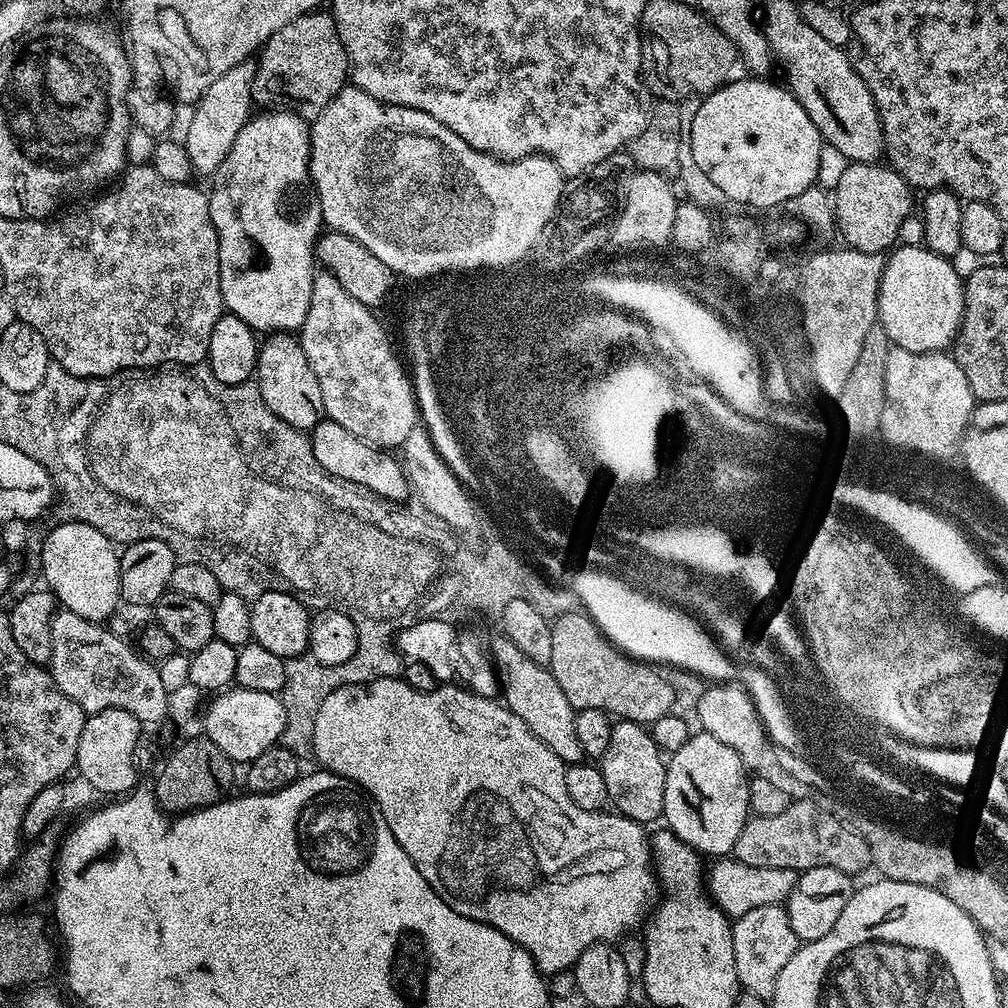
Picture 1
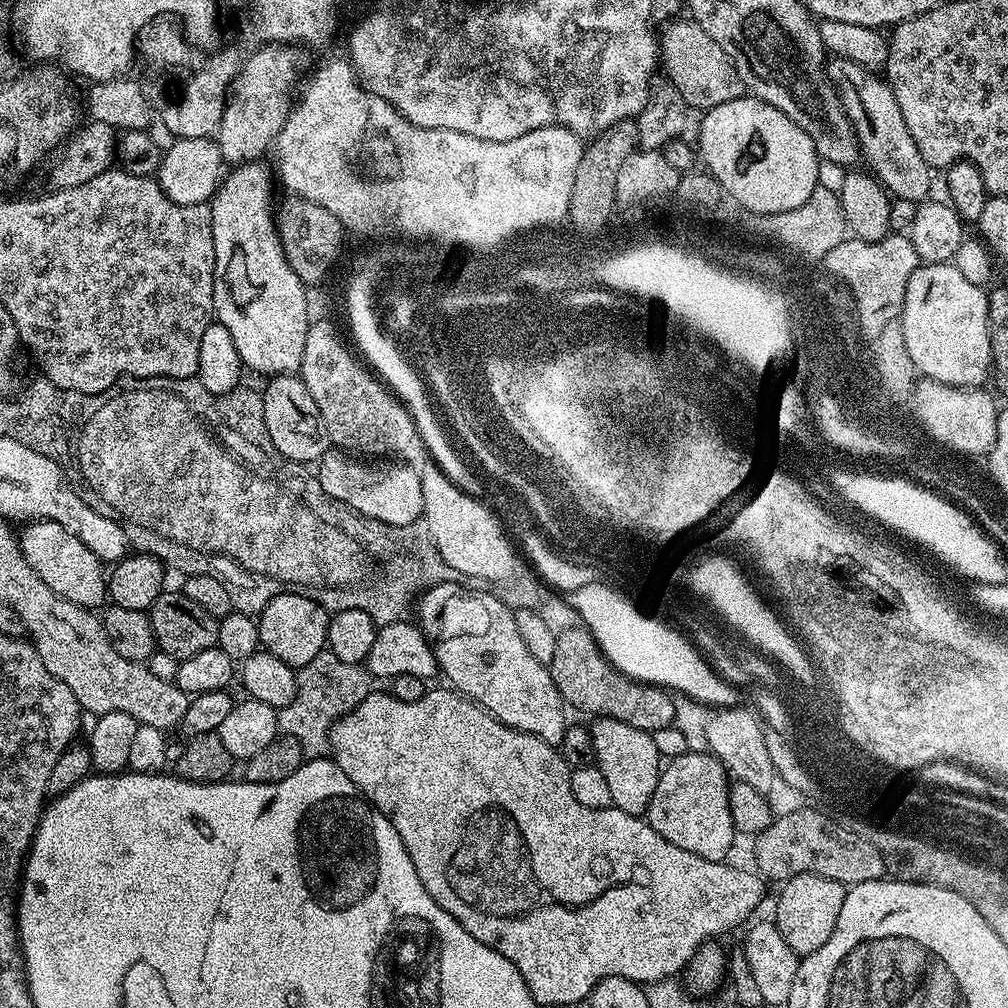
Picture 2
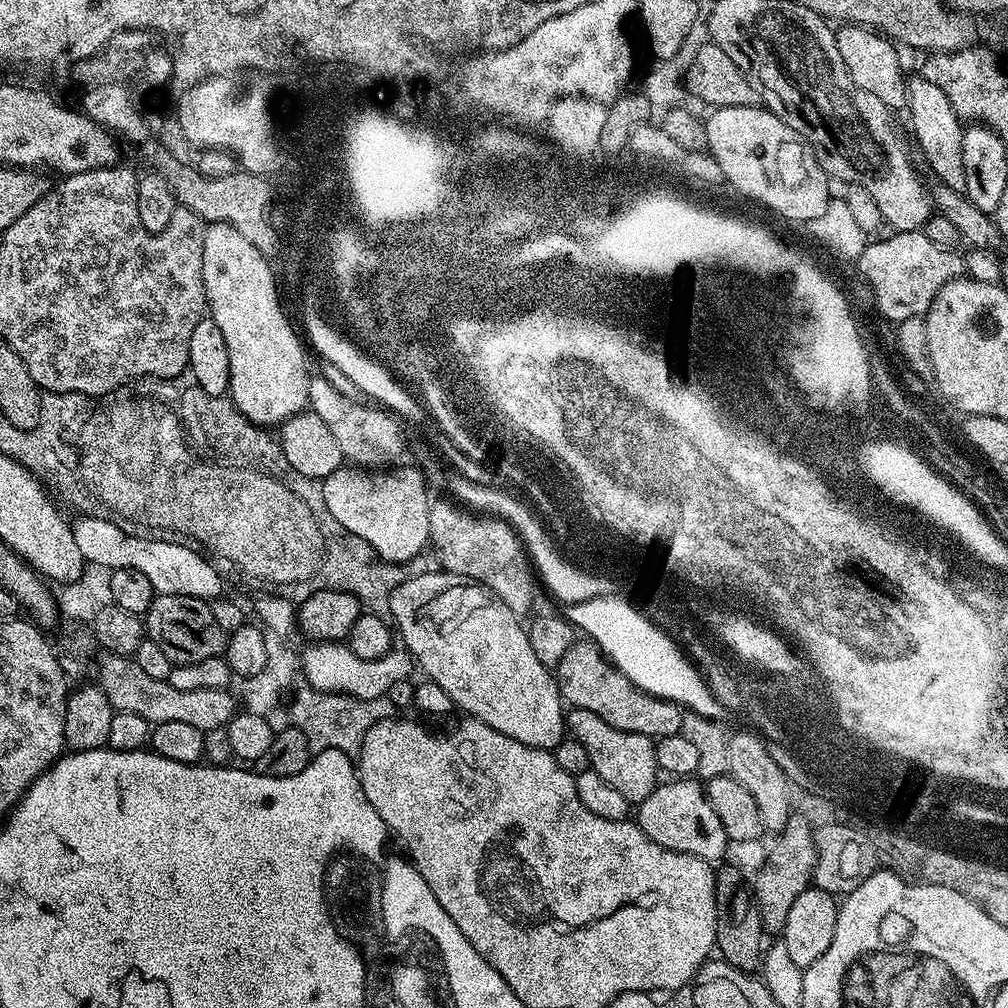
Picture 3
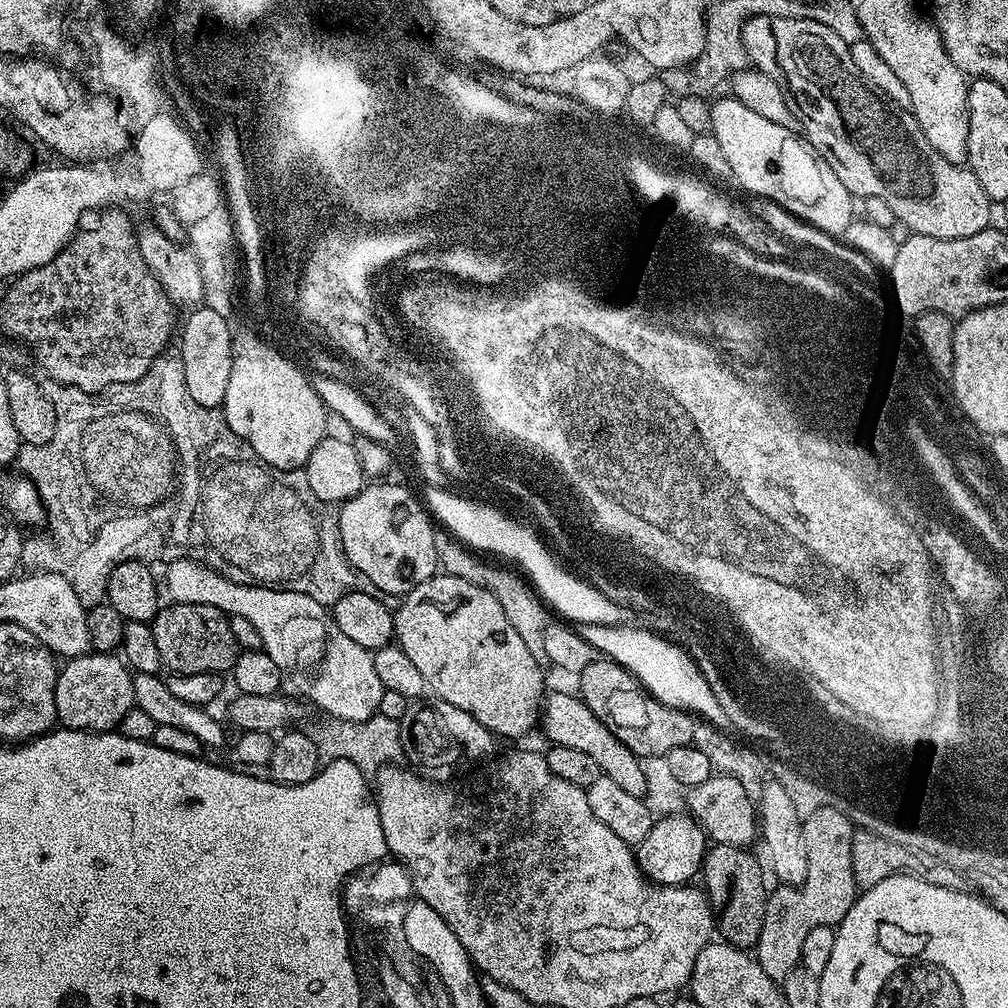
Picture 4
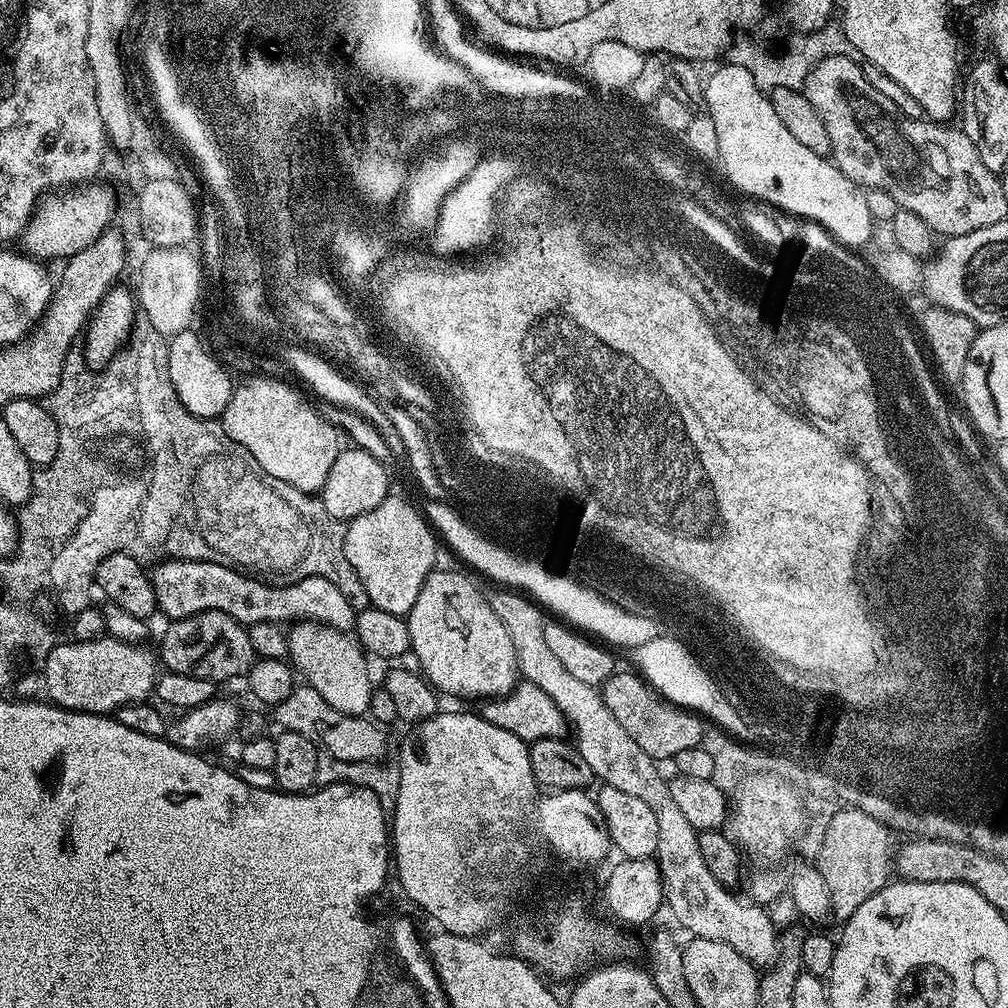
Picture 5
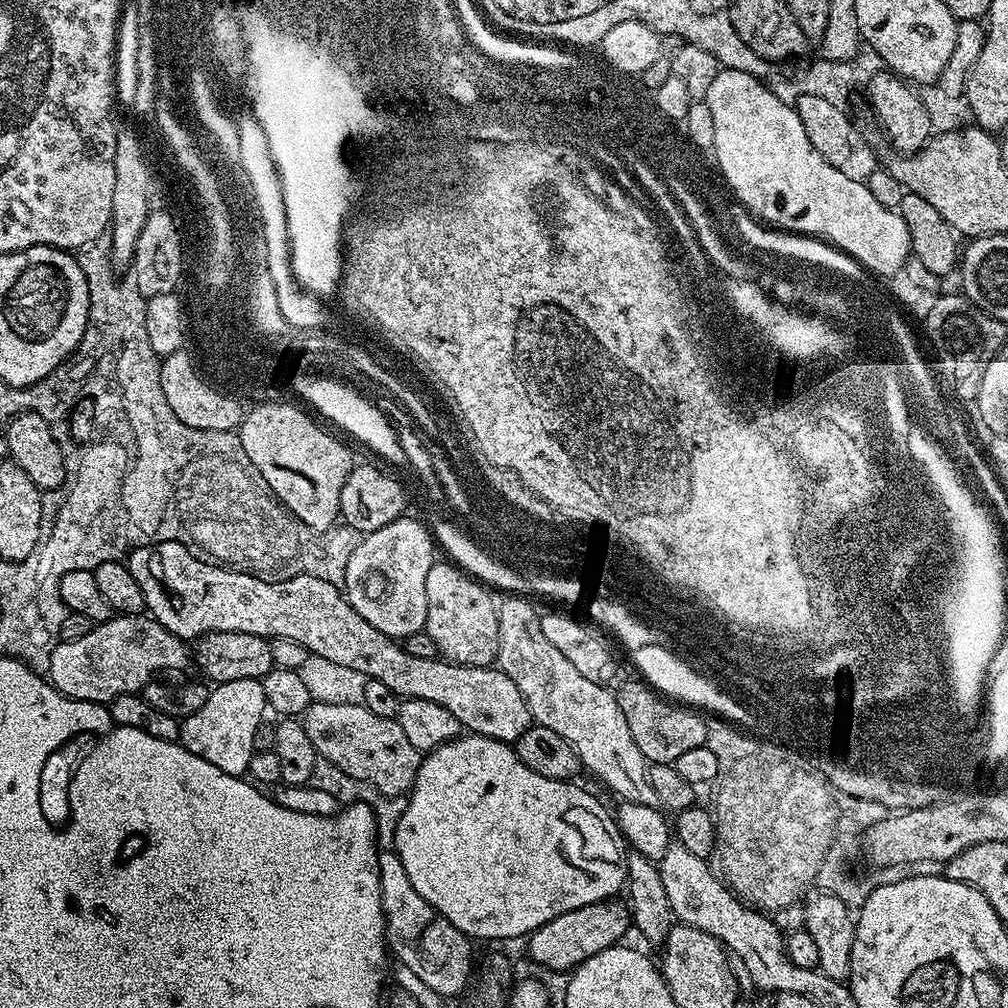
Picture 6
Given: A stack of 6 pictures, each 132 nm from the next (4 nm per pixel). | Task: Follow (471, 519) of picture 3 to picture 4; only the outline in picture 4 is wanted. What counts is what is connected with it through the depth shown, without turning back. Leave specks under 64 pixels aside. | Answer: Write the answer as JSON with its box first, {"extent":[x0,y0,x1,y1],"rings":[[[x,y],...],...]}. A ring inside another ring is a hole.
{"extent":[438,538,550,657],"rings":[[[448,538],[448,541],[445,544],[443,541],[438,548],[439,567],[447,575],[462,578],[466,582],[494,594],[494,598],[498,598],[498,602],[502,606],[502,614],[506,614],[510,626],[514,626],[514,630],[518,630],[522,642],[526,642],[526,650],[530,650],[530,654],[539,657],[544,650],[542,646],[544,627],[550,623],[549,609],[546,607],[545,601],[541,599],[536,589],[523,575],[517,574],[518,576],[515,576],[514,573],[507,572],[504,568],[495,568],[492,564],[483,564],[479,559],[483,560],[475,551],[469,550],[455,538]]]}

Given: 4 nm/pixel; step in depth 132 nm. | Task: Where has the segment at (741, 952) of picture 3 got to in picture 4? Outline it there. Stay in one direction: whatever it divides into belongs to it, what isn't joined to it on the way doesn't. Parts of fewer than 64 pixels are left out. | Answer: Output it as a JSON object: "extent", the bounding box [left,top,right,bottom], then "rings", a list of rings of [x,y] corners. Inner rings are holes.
{"extent":[702,844,768,950],"rings":[[[712,844],[711,847],[707,849],[704,853],[704,862],[702,865],[702,877],[704,876],[704,885],[702,885],[703,891],[707,895],[707,899],[710,901],[711,907],[715,909],[718,913],[718,932],[719,935],[723,937],[725,941],[729,944],[736,945],[737,948],[742,948],[745,950],[751,949],[758,942],[758,938],[762,934],[762,922],[764,921],[764,911],[766,910],[766,906],[768,905],[768,896],[766,895],[766,891],[764,892],[764,872],[765,869],[762,867],[760,869],[760,864],[758,861],[752,857],[753,853],[746,848],[739,848],[738,846],[726,846],[725,844]]]}

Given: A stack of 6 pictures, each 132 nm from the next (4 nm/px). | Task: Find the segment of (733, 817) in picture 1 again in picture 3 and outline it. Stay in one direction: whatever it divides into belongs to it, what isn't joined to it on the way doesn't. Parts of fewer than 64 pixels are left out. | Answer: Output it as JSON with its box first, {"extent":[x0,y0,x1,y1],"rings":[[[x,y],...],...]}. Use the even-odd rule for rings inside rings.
{"extent":[636,778,729,862],"rings":[[[676,778],[666,782],[659,783],[637,807],[636,823],[640,829],[663,848],[690,853],[691,856],[702,857],[706,862],[723,859],[729,838],[722,829],[718,814],[709,804],[705,787],[694,778]]]}

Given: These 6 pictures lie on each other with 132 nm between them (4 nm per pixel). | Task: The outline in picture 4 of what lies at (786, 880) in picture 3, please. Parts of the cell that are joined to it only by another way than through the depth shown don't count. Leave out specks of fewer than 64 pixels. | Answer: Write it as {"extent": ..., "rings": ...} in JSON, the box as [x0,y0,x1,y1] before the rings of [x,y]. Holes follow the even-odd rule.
{"extent":[754,806,858,982],"rings":[[[816,806],[813,812],[803,817],[804,825],[804,849],[808,859],[808,876],[802,887],[793,896],[768,896],[768,905],[764,911],[762,922],[762,934],[754,946],[756,961],[766,970],[766,974],[772,980],[783,982],[800,964],[800,951],[806,934],[810,934],[812,928],[823,924],[839,926],[846,918],[850,906],[858,899],[858,885],[856,875],[852,869],[852,842],[854,839],[854,824],[849,820],[847,811],[839,812],[831,806]]]}

